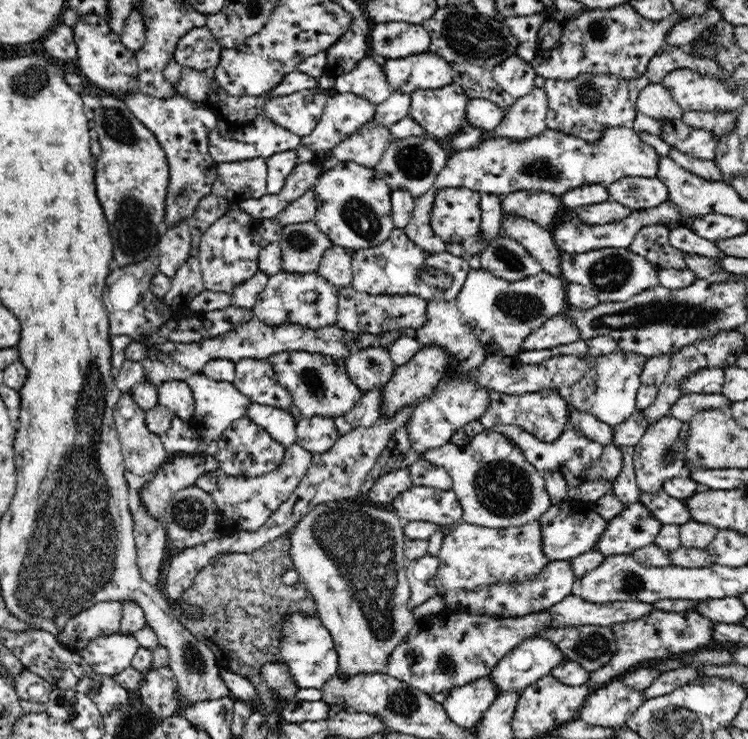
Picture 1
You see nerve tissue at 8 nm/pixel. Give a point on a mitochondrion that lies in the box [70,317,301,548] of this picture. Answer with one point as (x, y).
(189, 513)

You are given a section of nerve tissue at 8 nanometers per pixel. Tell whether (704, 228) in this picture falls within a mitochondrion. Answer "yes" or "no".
no

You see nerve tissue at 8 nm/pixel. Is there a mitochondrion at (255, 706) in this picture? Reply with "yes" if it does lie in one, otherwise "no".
no

